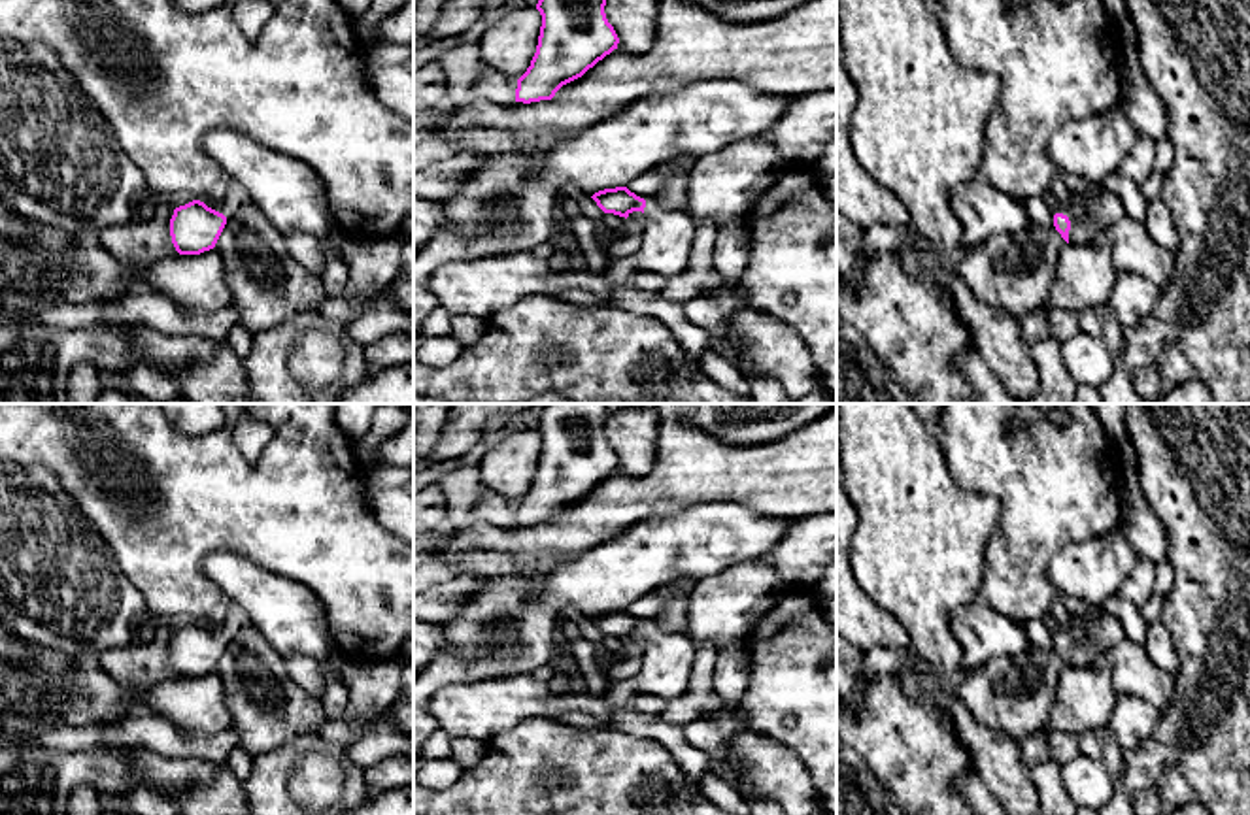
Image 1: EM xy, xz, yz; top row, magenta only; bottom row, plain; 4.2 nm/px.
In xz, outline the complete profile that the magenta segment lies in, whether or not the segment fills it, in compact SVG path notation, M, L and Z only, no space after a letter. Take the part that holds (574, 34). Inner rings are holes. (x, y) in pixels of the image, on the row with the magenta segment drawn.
M538 0L542 15L536 53L527 72L517 79L515 102L551 100L555 92L582 77L599 60L617 49L619 38L604 13L606 0Z

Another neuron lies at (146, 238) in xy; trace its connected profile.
M147 204L128 223L98 230L104 249L127 264L155 264L177 257L170 236L174 208Z

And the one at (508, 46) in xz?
M512 8L480 38L481 60L508 77L519 79L536 53L542 15L536 8Z

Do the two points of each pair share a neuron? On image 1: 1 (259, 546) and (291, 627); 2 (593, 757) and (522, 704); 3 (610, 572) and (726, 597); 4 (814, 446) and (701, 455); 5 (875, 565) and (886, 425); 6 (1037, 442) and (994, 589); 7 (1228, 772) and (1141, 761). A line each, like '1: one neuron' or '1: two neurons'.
1: two neurons
2: two neurons
3: two neurons
4: one neuron
5: one neuron
6: one neuron
7: one neuron

